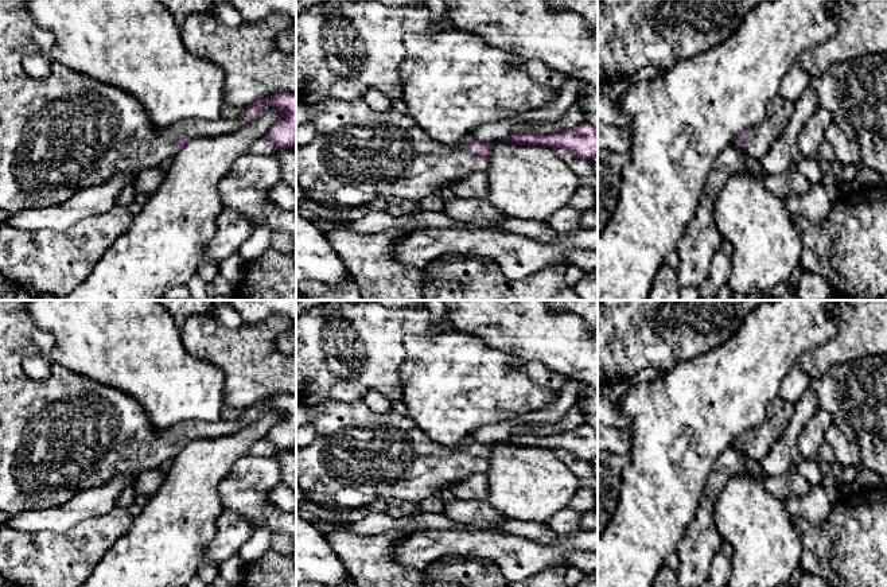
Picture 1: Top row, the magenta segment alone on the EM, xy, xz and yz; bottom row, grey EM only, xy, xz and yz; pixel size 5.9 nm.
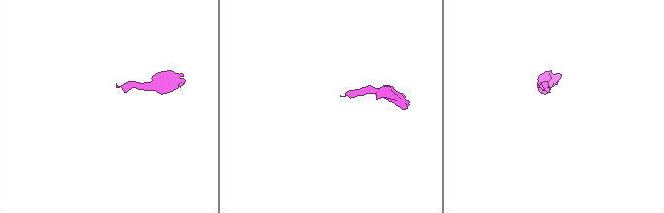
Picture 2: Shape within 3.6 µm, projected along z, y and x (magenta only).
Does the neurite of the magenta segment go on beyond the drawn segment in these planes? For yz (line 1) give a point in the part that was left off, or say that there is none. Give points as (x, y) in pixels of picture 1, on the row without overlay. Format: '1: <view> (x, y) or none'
1: yz (779, 412)

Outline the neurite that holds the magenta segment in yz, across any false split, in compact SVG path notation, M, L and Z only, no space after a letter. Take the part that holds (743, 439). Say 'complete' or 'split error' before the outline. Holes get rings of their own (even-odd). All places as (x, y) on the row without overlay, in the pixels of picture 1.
split error; M781 397L774 399L767 408L767 419L750 432L744 432L738 442L743 454L755 462L762 462L774 442L781 438L794 415L794 405Z

